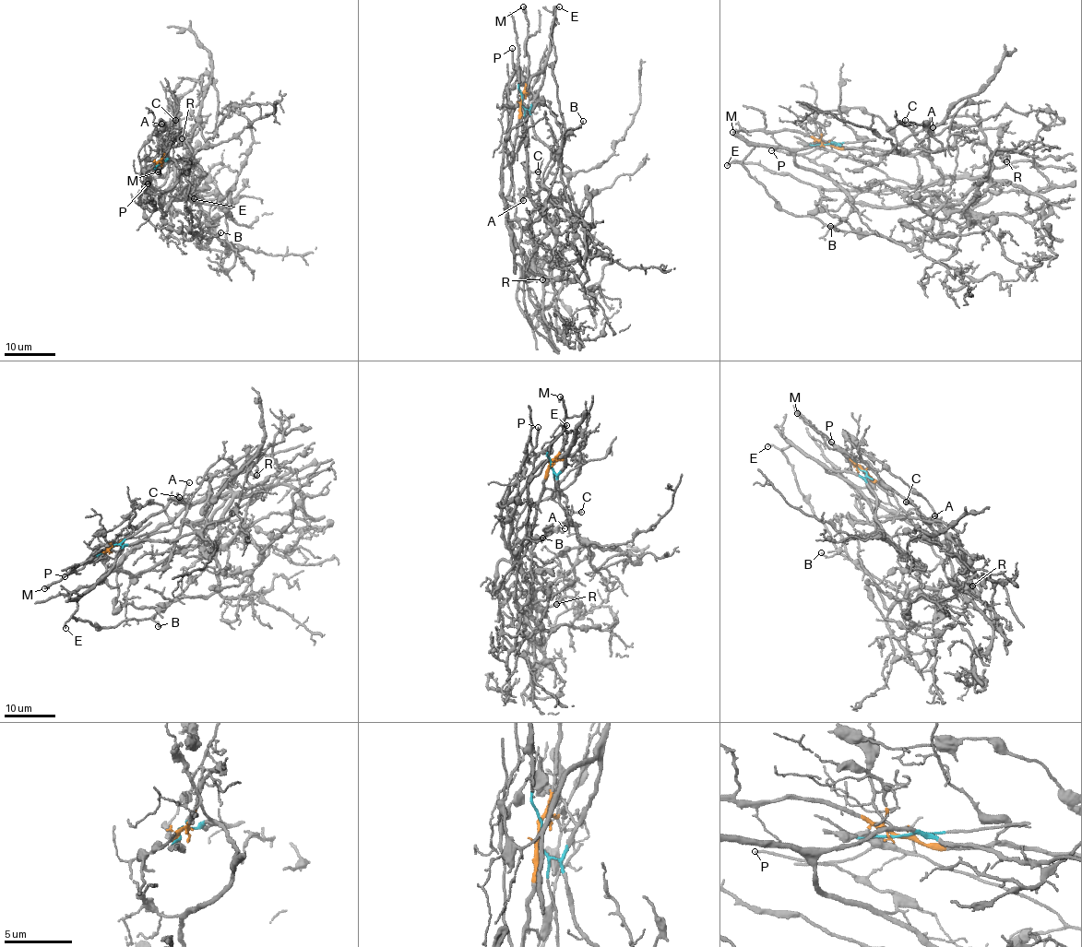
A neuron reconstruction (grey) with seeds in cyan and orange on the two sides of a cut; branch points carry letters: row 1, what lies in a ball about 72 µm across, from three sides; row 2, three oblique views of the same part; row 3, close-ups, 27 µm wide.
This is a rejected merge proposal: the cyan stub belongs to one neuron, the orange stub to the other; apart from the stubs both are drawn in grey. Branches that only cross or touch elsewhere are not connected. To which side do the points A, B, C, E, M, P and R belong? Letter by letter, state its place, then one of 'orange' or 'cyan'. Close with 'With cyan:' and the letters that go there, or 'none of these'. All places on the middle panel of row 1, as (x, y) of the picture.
A: (523, 200) | orange
B: (583, 121) | cyan
C: (538, 171) | orange
E: (559, 6) | cyan
M: (523, 6) | orange
P: (512, 48) | cyan
R: (542, 279) | orange
With cyan: B, E, P

